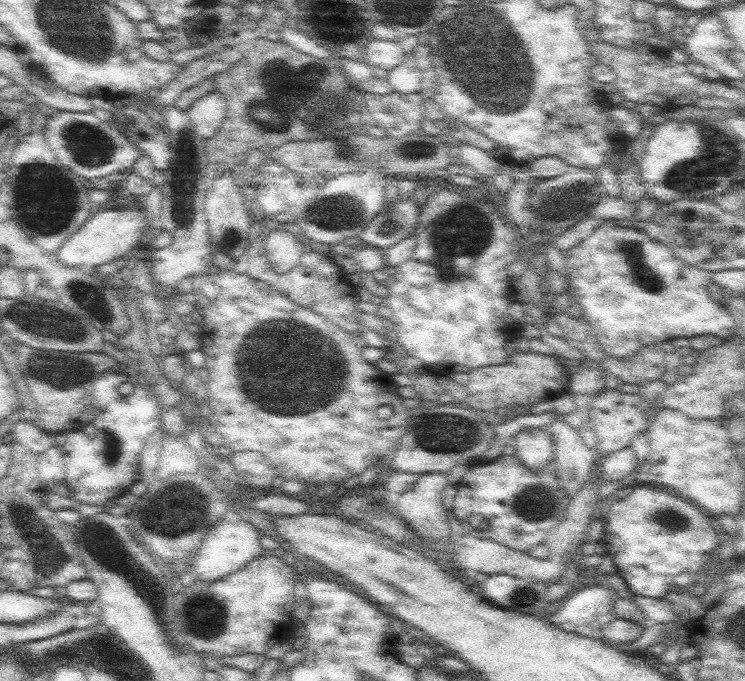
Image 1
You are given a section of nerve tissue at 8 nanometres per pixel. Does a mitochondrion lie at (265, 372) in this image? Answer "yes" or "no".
yes

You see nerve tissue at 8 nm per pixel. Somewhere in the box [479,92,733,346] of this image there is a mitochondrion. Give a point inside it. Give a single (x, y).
(562, 200)

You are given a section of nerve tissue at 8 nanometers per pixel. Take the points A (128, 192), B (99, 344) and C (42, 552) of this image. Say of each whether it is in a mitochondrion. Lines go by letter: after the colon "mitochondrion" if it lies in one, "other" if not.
A: other
B: other
C: mitochondrion

